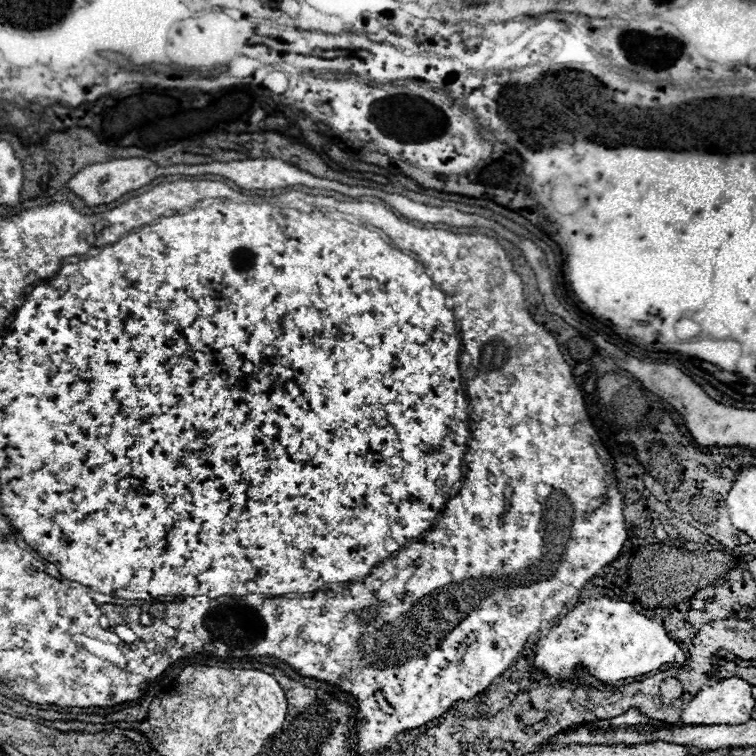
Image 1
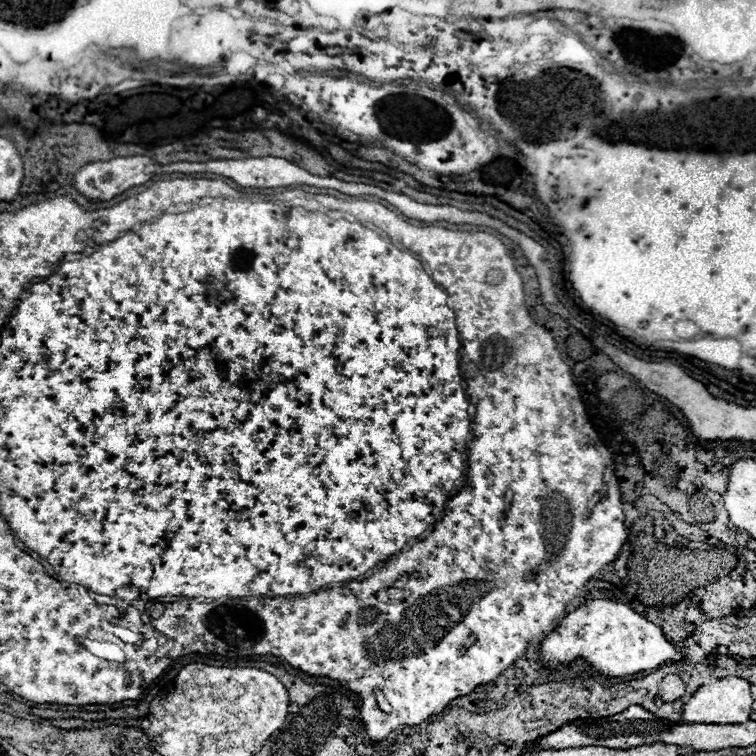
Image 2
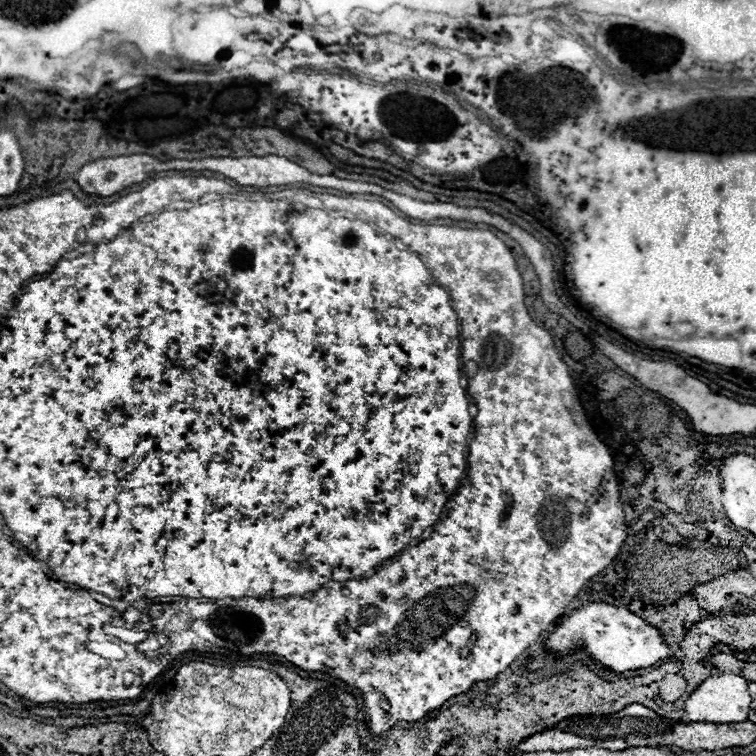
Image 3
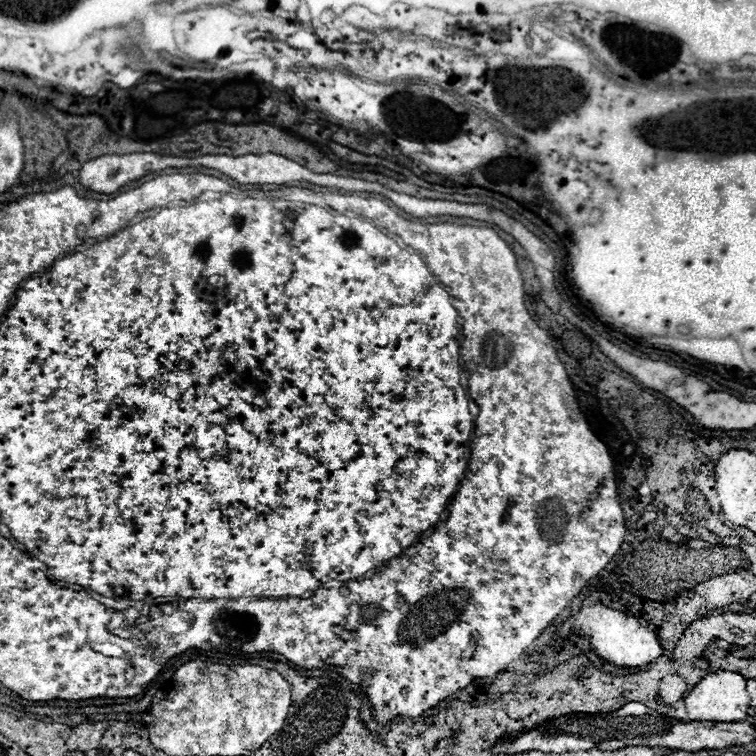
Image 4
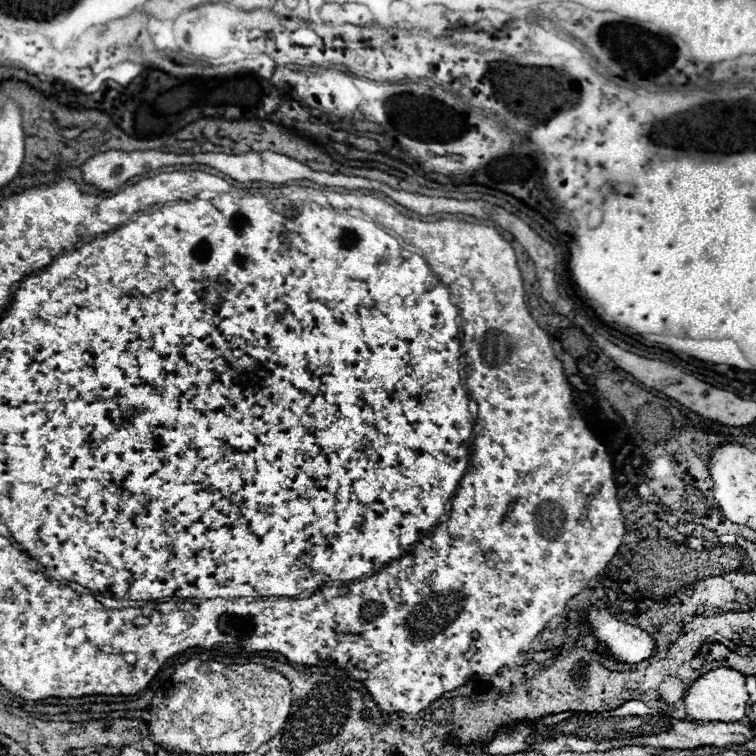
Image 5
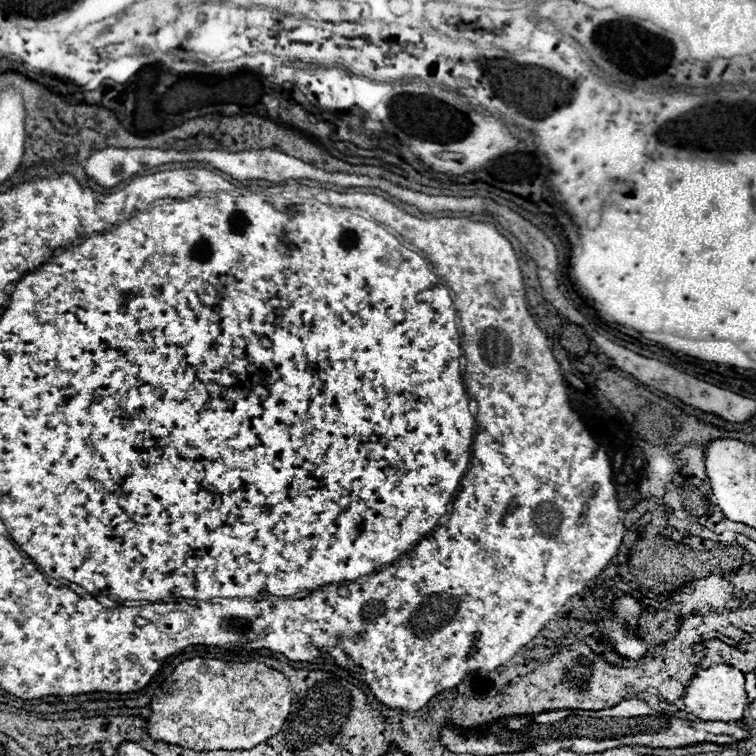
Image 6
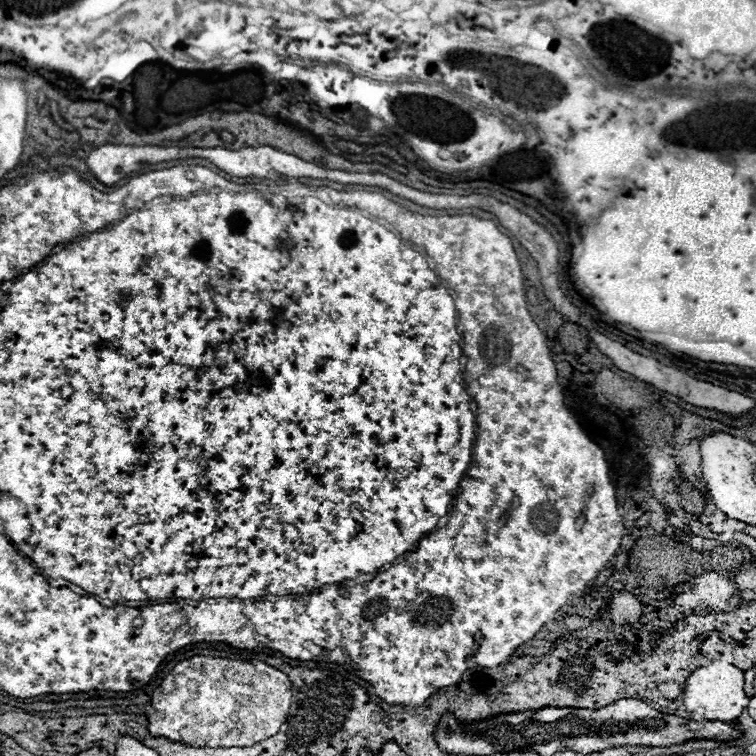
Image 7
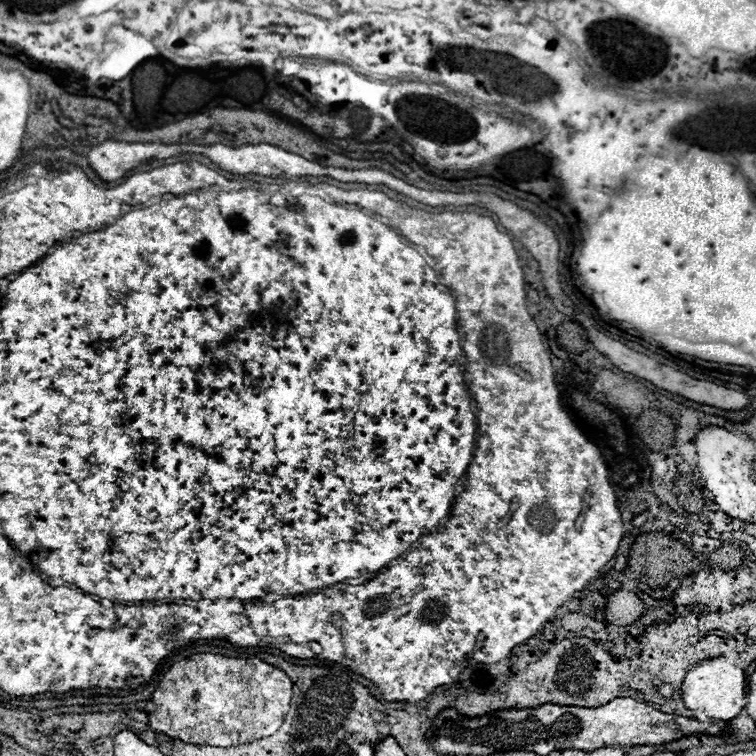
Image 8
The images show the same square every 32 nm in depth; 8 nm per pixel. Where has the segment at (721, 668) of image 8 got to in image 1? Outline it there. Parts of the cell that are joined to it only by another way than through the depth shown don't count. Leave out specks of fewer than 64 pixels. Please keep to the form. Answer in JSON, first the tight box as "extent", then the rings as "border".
{"extent":[680,678,754,726],"border":[[[726,678],[722,682],[704,686],[684,708],[680,722],[684,726],[706,726],[706,724],[742,724],[750,720],[750,714],[754,712],[754,698],[752,698],[752,686],[742,678]]]}

